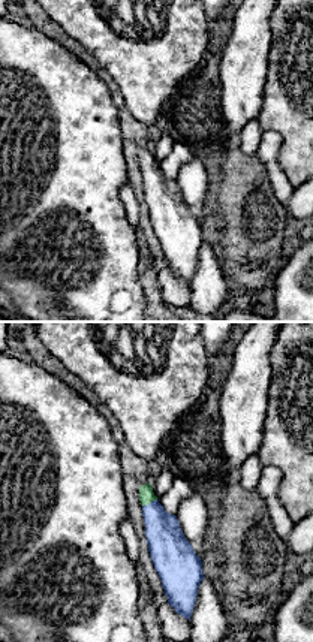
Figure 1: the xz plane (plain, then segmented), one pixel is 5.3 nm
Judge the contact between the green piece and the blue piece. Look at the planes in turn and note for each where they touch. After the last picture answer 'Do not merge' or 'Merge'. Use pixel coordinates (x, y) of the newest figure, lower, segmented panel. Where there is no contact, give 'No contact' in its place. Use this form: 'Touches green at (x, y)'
Touches green at (149, 503)

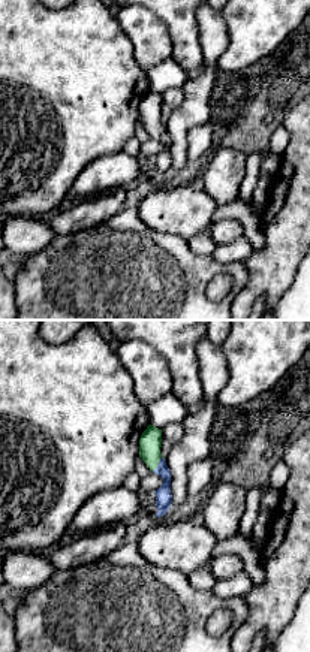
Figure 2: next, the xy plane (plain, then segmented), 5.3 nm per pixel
Touches green at (157, 464)

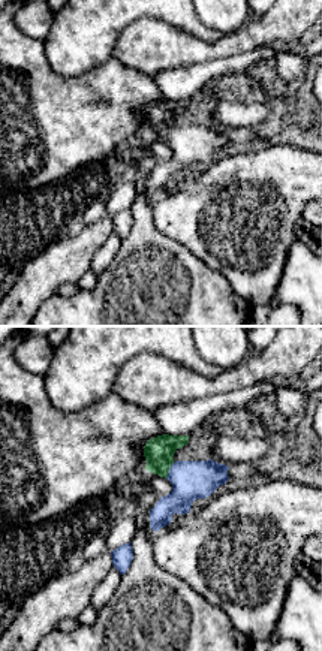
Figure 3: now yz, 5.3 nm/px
Touches green at (168, 470)

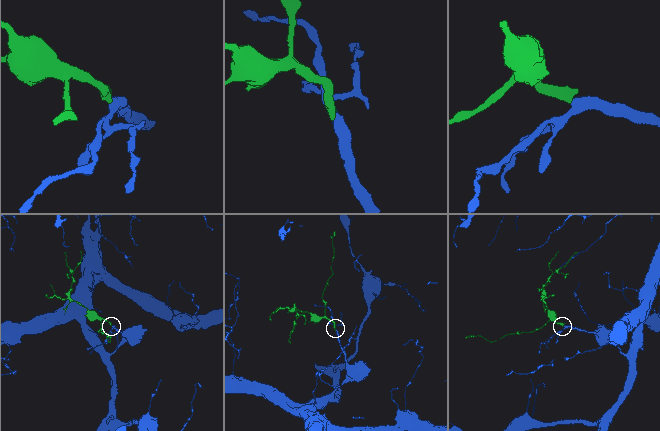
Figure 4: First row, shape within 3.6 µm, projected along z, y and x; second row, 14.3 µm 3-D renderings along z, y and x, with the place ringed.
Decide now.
Merge

